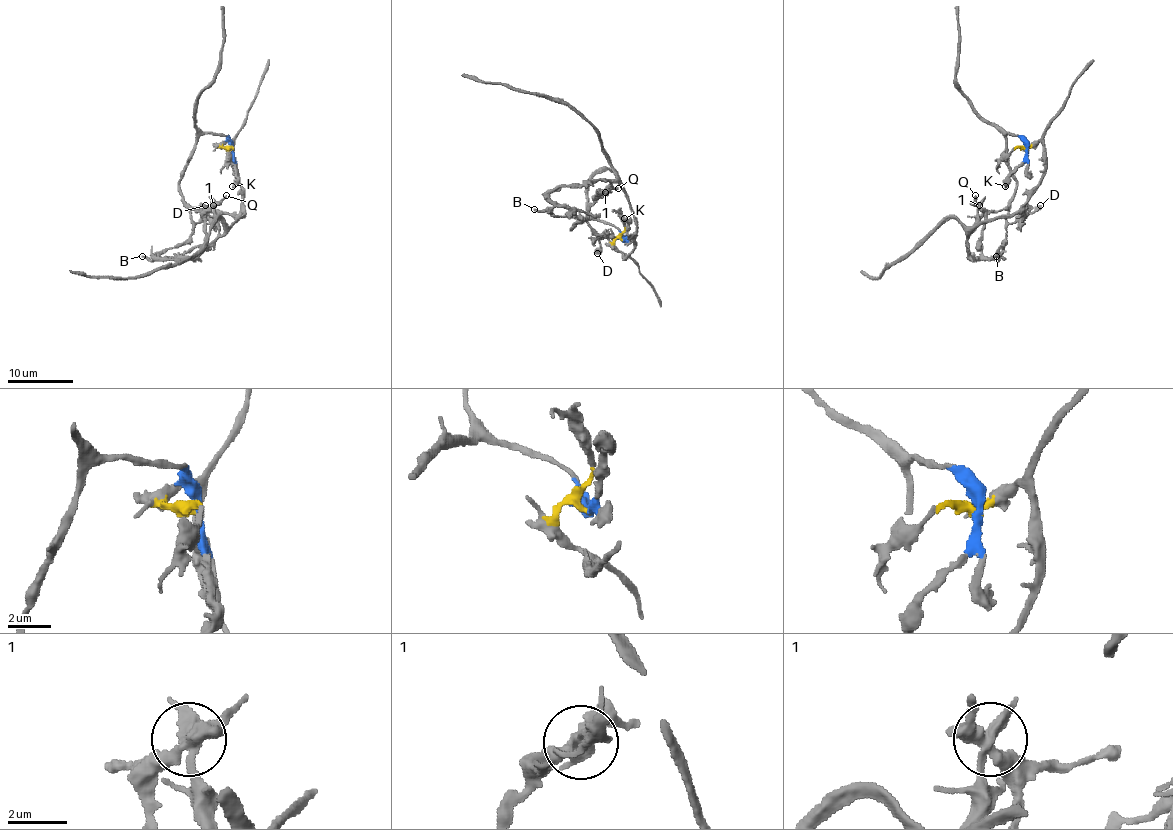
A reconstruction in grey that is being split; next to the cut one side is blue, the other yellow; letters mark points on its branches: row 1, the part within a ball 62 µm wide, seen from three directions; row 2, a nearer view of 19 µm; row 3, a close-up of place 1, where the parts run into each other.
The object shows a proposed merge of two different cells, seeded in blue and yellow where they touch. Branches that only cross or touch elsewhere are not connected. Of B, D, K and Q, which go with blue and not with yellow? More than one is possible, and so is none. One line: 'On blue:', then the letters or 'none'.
On blue: B, D, K, Q

